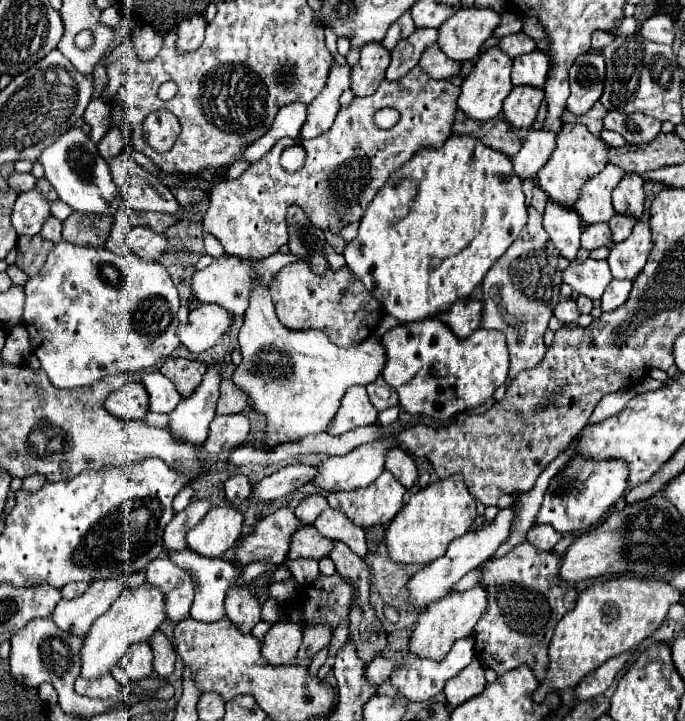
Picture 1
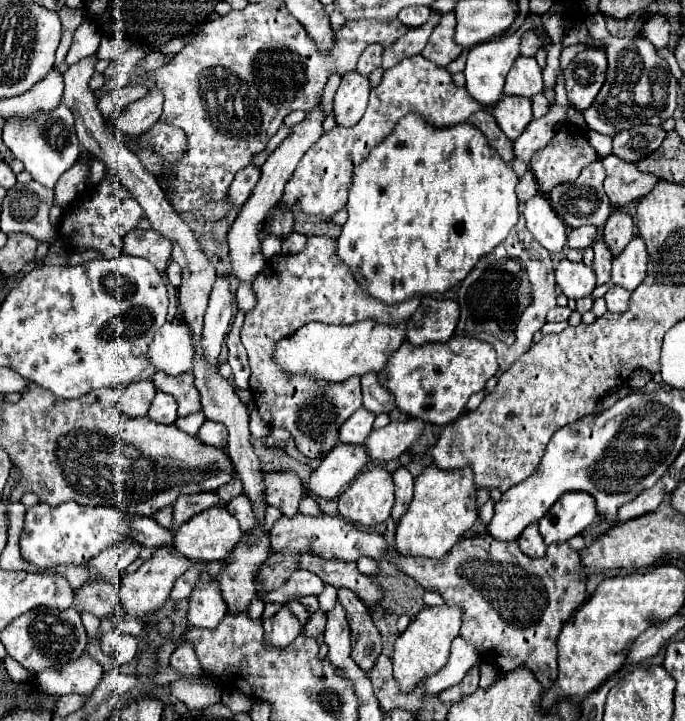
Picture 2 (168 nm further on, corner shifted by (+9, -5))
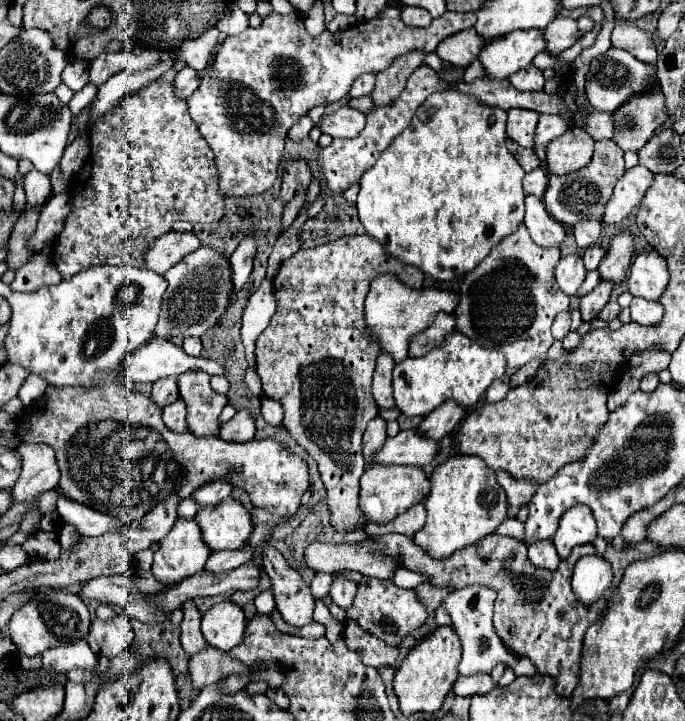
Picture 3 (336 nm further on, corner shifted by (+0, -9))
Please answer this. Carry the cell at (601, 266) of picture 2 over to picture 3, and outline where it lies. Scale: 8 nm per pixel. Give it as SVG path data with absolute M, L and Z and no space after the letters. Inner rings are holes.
M599 282L599 286L591 292L591 294L585 294L581 300L579 300L579 310L581 310L581 318L591 322L593 318L597 318L597 312L607 304L607 300L611 298L613 294L613 282Z

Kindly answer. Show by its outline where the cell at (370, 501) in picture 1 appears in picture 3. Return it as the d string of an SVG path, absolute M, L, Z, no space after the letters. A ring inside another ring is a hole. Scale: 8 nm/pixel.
M371 466L361 476L359 508L369 522L383 524L403 514L411 504L423 500L429 492L429 480L419 466Z

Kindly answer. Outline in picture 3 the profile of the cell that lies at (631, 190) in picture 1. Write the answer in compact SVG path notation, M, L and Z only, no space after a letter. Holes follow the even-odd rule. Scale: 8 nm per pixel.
M629 230L615 234L609 242L607 254L603 256L603 262L599 264L601 280L611 280L615 284L625 280L633 254L635 254L635 234L631 234Z

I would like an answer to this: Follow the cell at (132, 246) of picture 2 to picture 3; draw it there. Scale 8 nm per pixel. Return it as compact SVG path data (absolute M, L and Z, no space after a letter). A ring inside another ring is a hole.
M167 232L163 238L151 242L151 248L147 248L147 254L143 256L143 266L157 274L165 274L175 262L179 262L179 258L191 254L199 246L201 242L193 232Z

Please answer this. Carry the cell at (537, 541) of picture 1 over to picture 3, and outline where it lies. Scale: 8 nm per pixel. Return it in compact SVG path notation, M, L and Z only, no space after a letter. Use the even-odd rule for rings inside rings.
M543 540L543 542L533 542L527 546L529 548L529 560L539 566L539 568L547 568L547 570L555 570L559 566L559 556L555 550L553 540Z

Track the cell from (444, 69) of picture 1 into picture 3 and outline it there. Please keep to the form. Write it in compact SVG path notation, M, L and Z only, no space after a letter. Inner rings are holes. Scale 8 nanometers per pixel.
M475 28L471 30L463 30L459 34L453 34L451 38L445 38L435 54L445 60L451 62L453 66L461 66L467 68L481 52L481 48L485 46L485 40L475 32Z

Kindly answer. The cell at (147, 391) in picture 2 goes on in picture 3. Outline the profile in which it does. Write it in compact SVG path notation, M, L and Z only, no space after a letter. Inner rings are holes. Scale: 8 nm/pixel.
M163 378L163 380L157 380L157 382L153 384L151 400L153 400L159 408L165 408L165 406L169 406L171 402L179 400L177 378Z

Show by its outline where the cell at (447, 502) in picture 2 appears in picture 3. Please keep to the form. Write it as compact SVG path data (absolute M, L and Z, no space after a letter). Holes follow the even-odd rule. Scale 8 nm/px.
M451 456L431 472L429 484L431 490L425 498L427 522L415 532L413 542L431 558L449 558L453 552L495 532L495 528L507 518L507 496L497 484L493 470L489 470L477 456Z

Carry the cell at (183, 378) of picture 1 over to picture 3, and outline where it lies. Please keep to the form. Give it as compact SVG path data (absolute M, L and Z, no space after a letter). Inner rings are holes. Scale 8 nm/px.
M203 370L185 372L177 378L179 396L187 404L187 426L195 436L215 436L219 428L219 414L227 406L227 396L217 394L211 384L211 376Z

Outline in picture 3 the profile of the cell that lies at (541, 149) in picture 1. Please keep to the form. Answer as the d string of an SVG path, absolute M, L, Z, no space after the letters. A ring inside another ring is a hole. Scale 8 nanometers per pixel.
M541 114L535 130L535 148L545 148L551 140L559 138L569 128L571 126L567 126L567 118L559 114Z

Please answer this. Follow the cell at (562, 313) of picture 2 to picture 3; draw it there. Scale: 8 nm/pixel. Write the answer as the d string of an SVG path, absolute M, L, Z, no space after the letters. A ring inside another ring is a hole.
M561 312L559 316L555 316L553 328L551 328L553 338L563 340L563 336L565 336L569 330L571 330L571 316L569 316L569 312Z

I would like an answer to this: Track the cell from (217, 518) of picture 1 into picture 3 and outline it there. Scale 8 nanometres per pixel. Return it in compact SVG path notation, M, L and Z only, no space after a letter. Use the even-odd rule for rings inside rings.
M227 496L219 506L199 510L195 522L201 528L203 542L213 550L239 550L251 534L251 514L241 502Z

